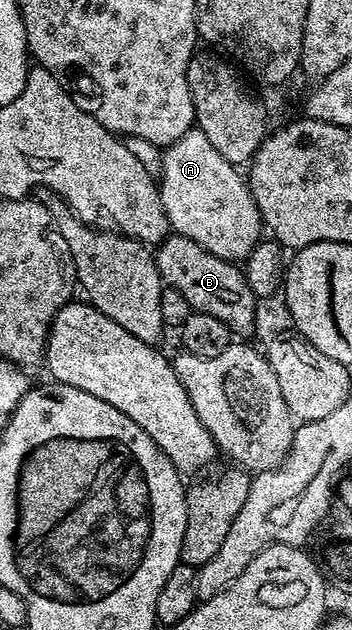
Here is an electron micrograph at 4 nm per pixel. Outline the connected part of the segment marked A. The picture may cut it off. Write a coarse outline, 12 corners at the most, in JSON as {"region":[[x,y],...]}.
{"region":[[195,126],[164,149],[169,227],[244,262],[263,225],[246,177]]}

